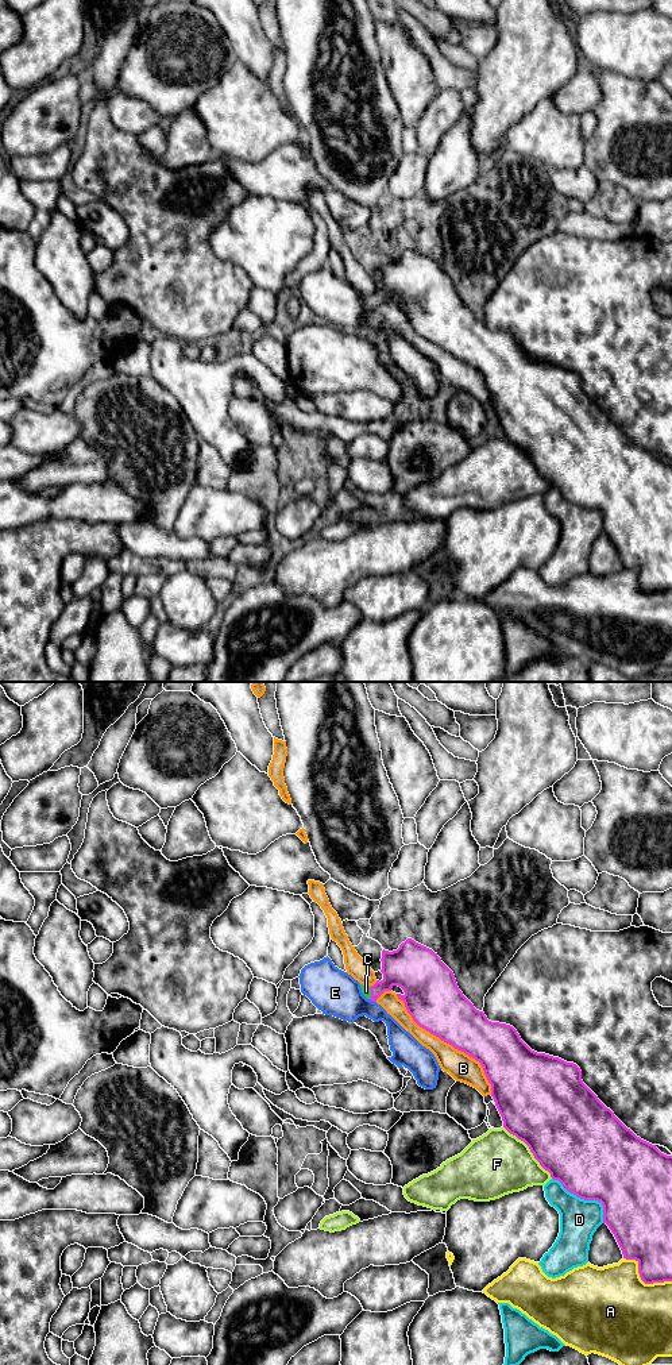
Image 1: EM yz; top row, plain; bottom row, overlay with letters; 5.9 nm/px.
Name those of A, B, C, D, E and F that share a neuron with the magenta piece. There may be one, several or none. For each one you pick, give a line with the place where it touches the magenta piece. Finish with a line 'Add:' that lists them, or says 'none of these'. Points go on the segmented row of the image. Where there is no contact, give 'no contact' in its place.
C: yz (371, 993)
Add: C

